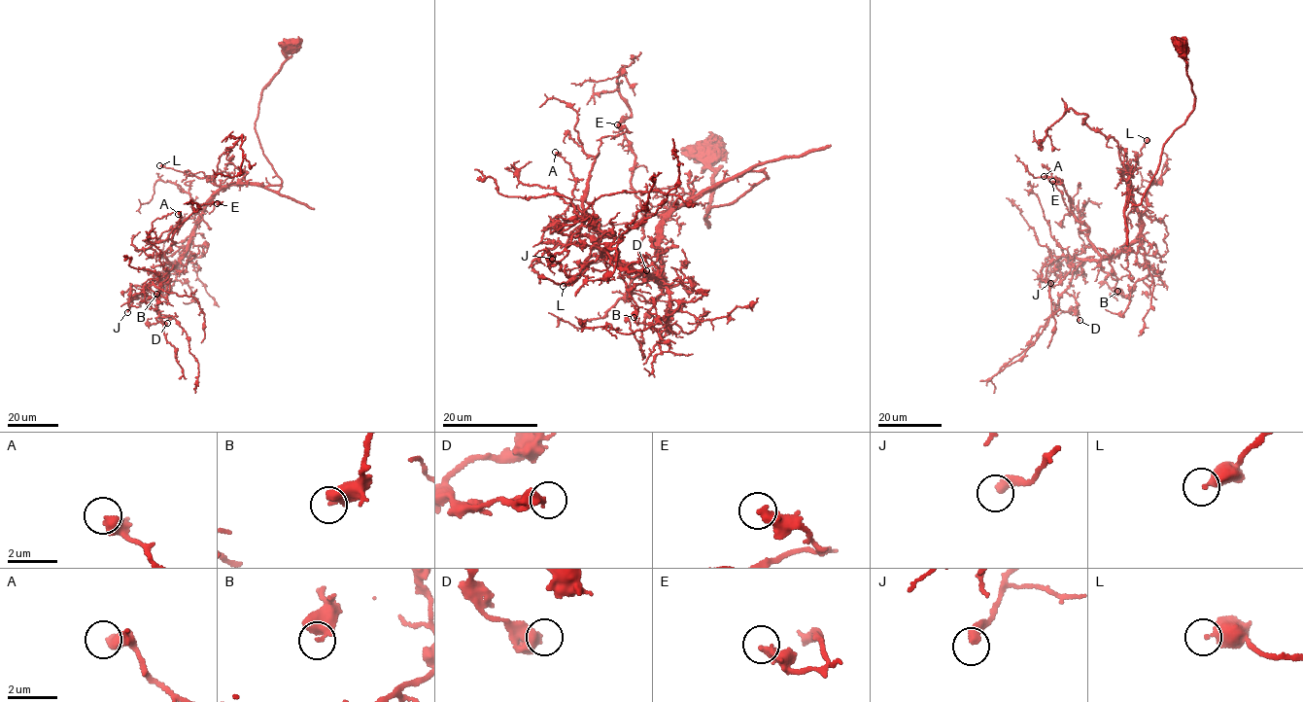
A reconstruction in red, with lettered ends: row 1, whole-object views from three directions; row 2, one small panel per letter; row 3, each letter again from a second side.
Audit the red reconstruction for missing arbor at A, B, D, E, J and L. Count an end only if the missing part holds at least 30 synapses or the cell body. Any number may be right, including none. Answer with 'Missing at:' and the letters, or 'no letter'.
Missing at: no letter

